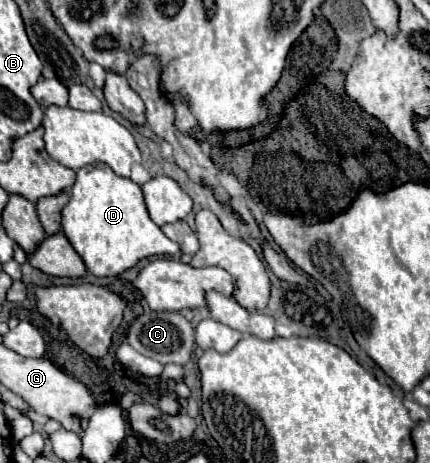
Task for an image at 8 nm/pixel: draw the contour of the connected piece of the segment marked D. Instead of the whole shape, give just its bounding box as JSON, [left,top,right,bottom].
[63,166,181,276]

